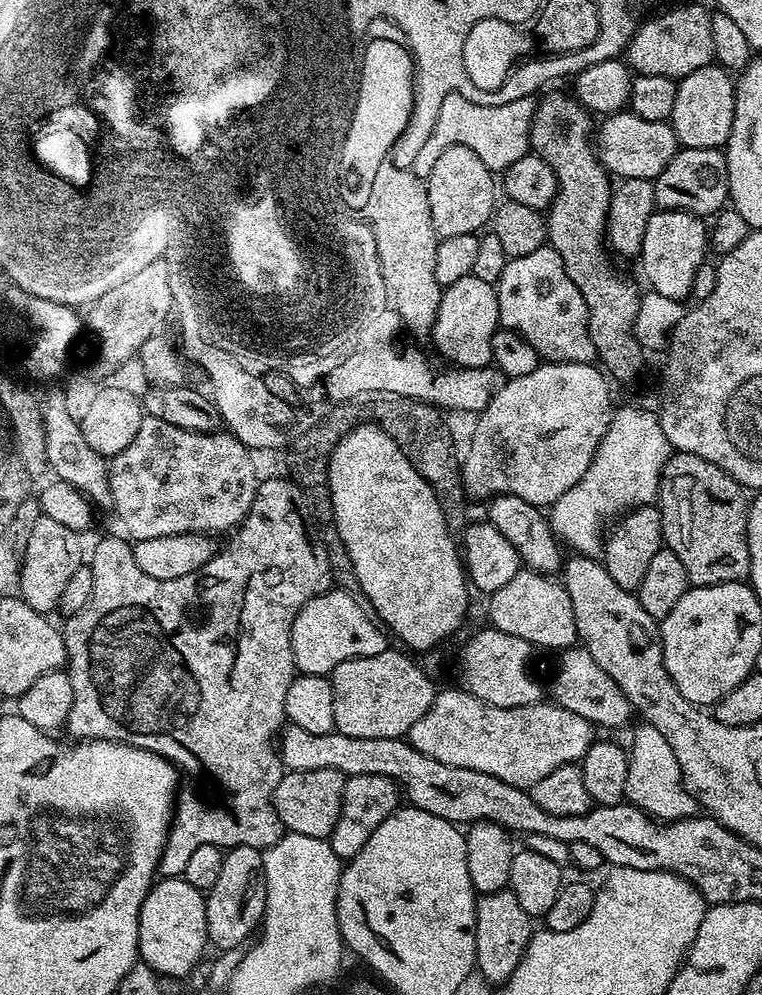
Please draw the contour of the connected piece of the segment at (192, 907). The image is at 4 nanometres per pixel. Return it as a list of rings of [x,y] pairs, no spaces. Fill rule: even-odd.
[[[160,878],[146,894],[140,911],[138,938],[139,959],[161,976],[185,978],[196,968],[204,947],[209,947],[206,930],[205,893],[198,891],[182,878]]]

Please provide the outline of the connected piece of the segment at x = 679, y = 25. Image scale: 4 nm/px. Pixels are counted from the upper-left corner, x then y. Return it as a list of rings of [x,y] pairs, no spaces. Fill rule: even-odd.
[[[680,4],[669,12],[651,16],[637,28],[626,49],[633,73],[642,76],[658,74],[679,81],[680,77],[694,74],[694,70],[702,70],[702,66],[713,63],[714,38],[710,34],[712,18],[709,9],[704,9],[700,4]]]

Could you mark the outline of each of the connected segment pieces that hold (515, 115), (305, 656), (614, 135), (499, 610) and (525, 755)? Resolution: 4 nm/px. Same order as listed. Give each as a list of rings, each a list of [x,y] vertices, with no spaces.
[[[451,92],[449,96],[442,98],[438,122],[434,122],[434,130],[430,130],[430,138],[426,138],[422,150],[418,150],[410,171],[419,180],[427,181],[430,170],[434,170],[434,162],[438,162],[442,155],[442,150],[450,146],[466,146],[466,150],[474,150],[474,154],[482,158],[482,162],[493,174],[503,173],[518,158],[529,155],[528,135],[532,125],[533,107],[533,101],[526,96],[502,106],[486,106],[470,102],[470,98]]]
[[[329,590],[307,600],[298,610],[291,631],[294,662],[297,669],[306,676],[328,676],[339,664],[350,658],[382,654],[389,647],[389,637],[374,619],[373,613],[355,595],[341,590]]]
[[[631,110],[614,112],[603,117],[598,128],[598,155],[604,168],[620,180],[630,178],[646,178],[655,180],[666,166],[670,166],[670,158],[678,151],[678,141],[671,123],[659,120],[646,122],[646,118],[638,118]]]
[[[521,567],[506,586],[498,586],[487,600],[491,627],[499,632],[514,634],[514,638],[522,638],[537,649],[563,650],[577,643],[574,606],[570,602],[570,594],[566,594],[563,583],[555,575]]]
[[[453,686],[445,692],[444,689],[437,691],[430,710],[426,710],[426,714],[422,714],[418,722],[414,722],[406,739],[419,752],[438,762],[446,762],[446,766],[466,766],[466,770],[482,770],[482,774],[494,774],[494,778],[502,778],[502,782],[510,782],[510,786],[530,790],[534,782],[542,782],[542,778],[546,778],[550,770],[558,770],[558,766],[583,760],[586,750],[597,736],[597,729],[591,721],[578,718],[578,714],[560,708],[554,702],[503,708],[484,704],[477,696],[470,695],[459,686]]]

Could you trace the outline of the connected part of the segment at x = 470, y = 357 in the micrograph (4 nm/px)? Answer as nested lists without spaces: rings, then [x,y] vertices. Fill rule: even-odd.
[[[463,276],[440,293],[440,305],[430,339],[449,365],[458,368],[486,367],[492,364],[492,339],[502,327],[498,314],[496,285],[477,276]]]

